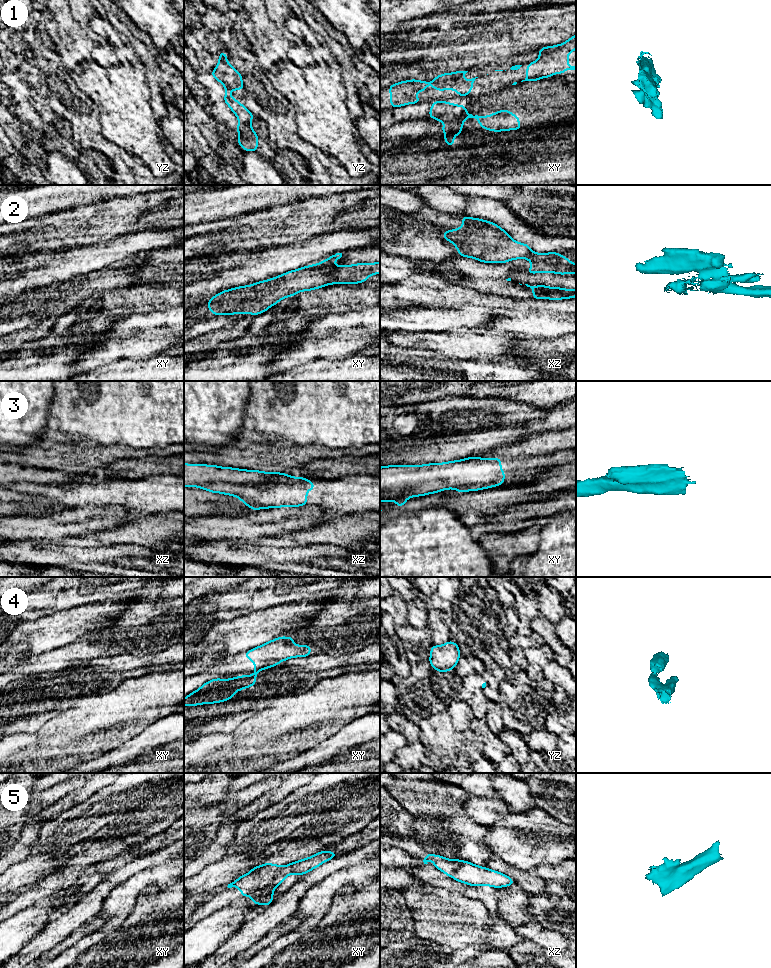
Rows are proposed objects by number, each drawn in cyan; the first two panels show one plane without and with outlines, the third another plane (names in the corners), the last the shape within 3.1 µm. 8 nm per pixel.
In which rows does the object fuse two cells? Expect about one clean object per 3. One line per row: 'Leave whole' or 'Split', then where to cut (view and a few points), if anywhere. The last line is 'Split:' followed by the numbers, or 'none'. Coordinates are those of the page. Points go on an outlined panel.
1: Split. Split along xy (466, 113), (448, 121)
2: Split. Split along xy (339, 266), (331, 283)
3: Split. Split along xz (295, 477), (247, 483), (210, 482), (199, 487)
4: Split. Split along xy (260, 669), (256, 671)
5: Split. Split along xy (285, 866), (266, 886), (258, 889), (251, 896)
Split: 1, 2, 3, 4, 5

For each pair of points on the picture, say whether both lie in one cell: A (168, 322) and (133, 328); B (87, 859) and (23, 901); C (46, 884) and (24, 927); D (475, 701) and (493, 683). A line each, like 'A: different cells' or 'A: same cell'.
A: same cell
B: same cell
C: different cells
D: different cells

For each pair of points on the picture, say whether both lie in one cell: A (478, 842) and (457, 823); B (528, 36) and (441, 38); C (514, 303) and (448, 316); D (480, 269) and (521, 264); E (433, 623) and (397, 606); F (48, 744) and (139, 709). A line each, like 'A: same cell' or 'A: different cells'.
A: same cell
B: same cell
C: different cells
D: same cell
E: different cells
F: same cell

